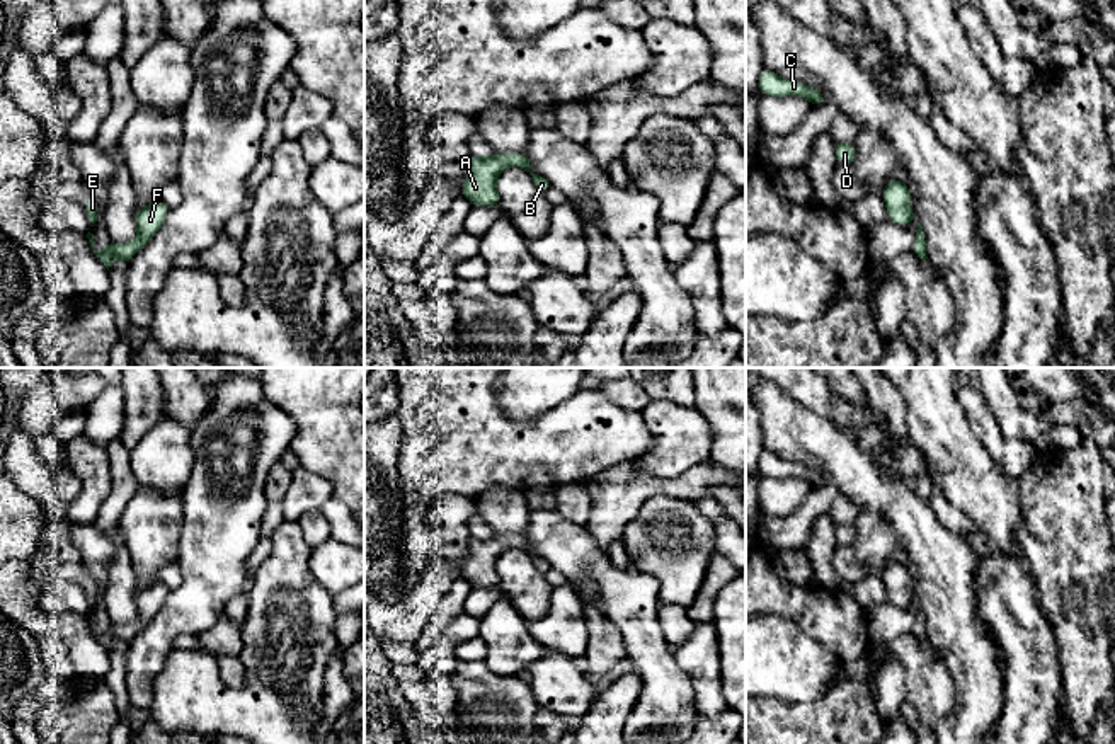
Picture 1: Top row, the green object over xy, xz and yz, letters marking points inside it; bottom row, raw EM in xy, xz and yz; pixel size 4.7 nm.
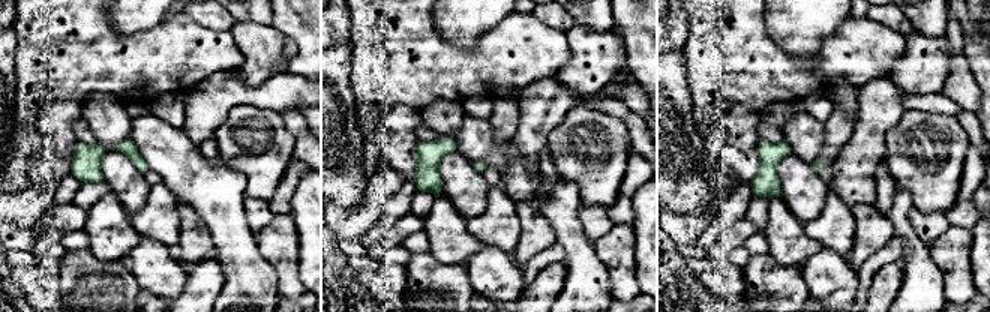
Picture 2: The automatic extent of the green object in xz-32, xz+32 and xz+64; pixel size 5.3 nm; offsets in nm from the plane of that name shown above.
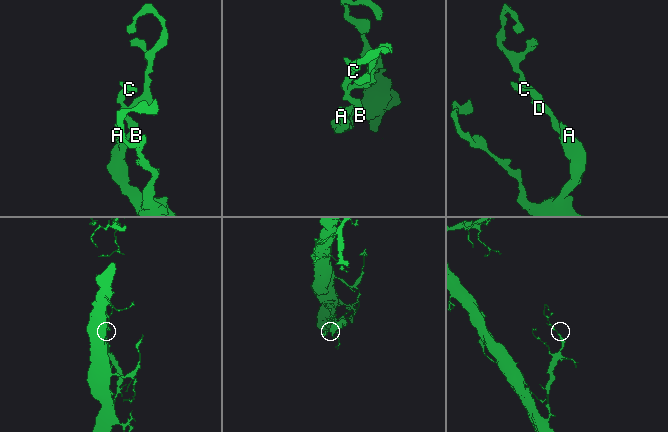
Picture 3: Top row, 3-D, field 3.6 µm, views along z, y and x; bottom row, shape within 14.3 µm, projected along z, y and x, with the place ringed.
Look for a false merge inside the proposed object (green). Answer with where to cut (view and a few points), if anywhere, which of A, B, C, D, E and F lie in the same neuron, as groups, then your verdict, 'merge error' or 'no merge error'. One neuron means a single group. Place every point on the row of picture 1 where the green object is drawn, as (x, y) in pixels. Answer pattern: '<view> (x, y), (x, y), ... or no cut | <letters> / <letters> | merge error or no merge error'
no cut | A B C D E F | no merge error

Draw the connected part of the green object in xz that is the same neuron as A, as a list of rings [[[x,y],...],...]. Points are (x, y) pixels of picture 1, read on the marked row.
[[[494,153],[489,157],[472,155],[468,162],[470,172],[461,187],[461,196],[473,206],[489,208],[500,204],[497,179],[500,172],[509,167],[521,167],[529,172],[529,158],[524,153]]]

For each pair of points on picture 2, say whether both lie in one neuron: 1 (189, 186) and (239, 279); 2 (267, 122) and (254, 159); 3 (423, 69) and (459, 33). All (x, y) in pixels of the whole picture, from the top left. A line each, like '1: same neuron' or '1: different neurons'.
1: same neuron
2: same neuron
3: different neurons

